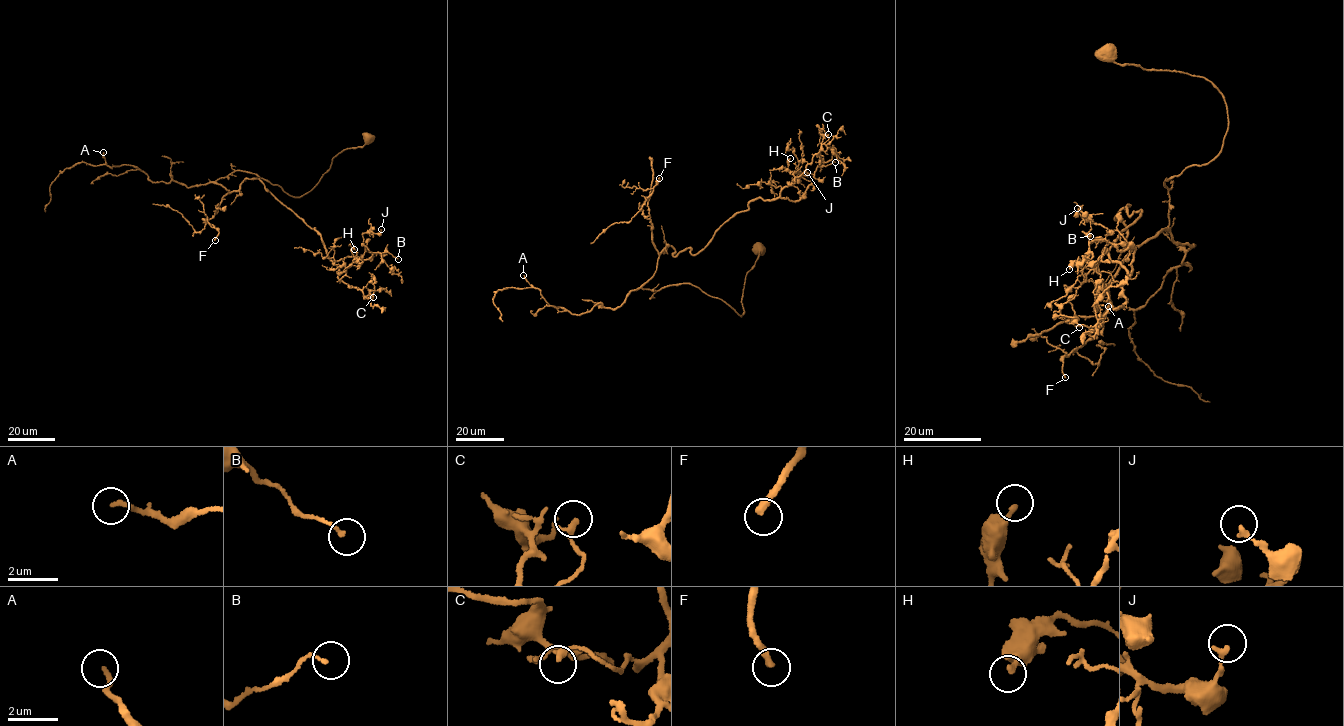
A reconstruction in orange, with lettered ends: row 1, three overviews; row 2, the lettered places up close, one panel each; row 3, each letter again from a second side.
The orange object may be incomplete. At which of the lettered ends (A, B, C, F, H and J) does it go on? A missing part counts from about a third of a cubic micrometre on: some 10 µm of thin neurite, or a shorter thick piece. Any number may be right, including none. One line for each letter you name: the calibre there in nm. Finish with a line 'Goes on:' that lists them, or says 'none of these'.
F: 260 nm thick
Goes on: F

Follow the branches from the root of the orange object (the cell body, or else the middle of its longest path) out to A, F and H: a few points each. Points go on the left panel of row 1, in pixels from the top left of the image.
A: (368, 138), (337, 154), (298, 197), (239, 170), (189, 188), (154, 182), (133, 166), (108, 165), (103, 152)
F: (368, 138), (337, 154), (299, 197), (242, 170), (219, 178), (231, 192), (203, 219), (218, 229), (215, 240)
H: (368, 138), (299, 197), (239, 170), (214, 182), (231, 192), (259, 179), (315, 228), (340, 280), (354, 249)

